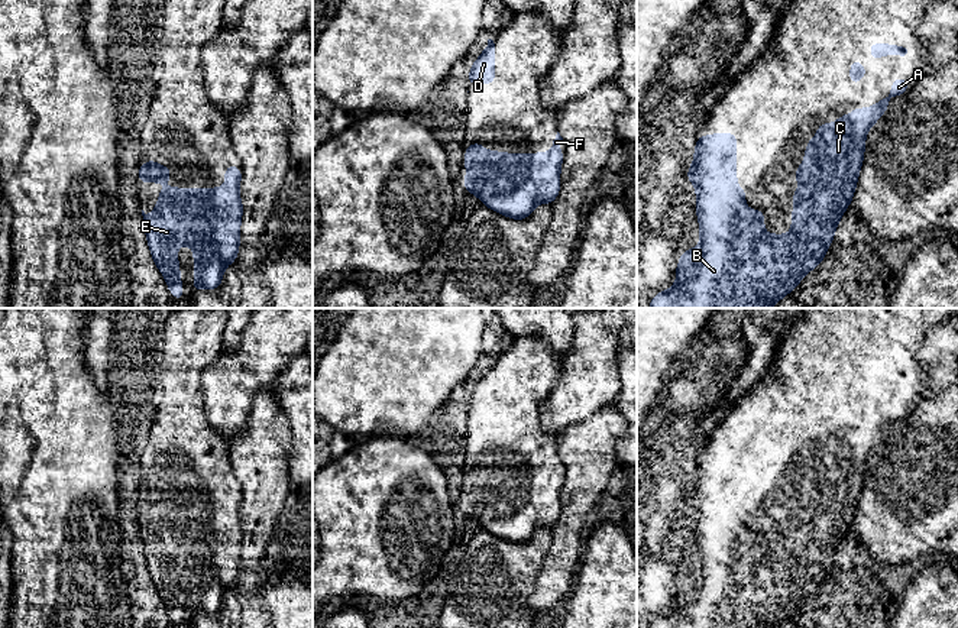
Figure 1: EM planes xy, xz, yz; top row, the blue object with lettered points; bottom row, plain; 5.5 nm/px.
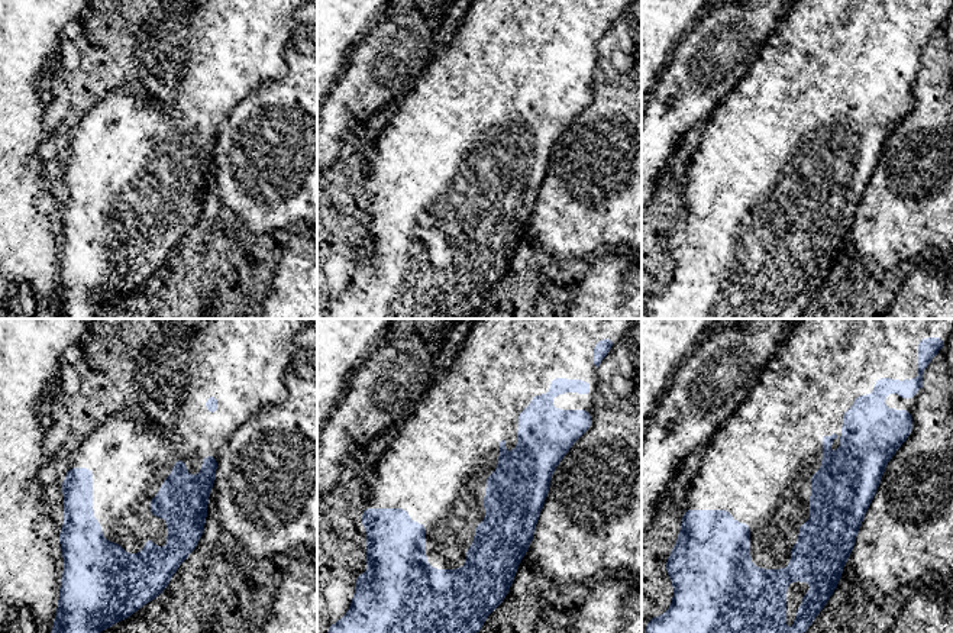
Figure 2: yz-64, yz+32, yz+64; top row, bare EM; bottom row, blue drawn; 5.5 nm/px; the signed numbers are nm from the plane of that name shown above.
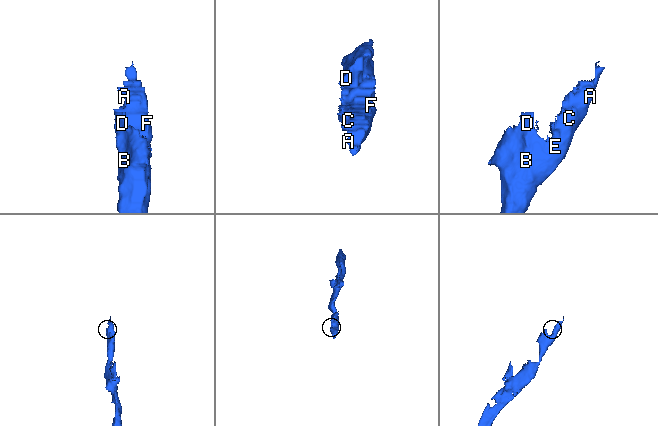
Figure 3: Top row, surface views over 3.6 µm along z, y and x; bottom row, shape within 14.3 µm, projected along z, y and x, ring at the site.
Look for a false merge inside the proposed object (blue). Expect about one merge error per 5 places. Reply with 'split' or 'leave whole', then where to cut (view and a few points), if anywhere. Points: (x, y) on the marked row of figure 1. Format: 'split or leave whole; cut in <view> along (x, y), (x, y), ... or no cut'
leave whole; no cut

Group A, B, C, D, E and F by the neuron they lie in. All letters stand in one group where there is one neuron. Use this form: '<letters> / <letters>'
A B C D E F

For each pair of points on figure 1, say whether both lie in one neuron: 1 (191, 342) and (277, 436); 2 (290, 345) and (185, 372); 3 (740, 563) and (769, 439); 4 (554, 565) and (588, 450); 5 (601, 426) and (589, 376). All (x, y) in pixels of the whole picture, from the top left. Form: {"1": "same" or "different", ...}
{"1": "different", "2": "different", "3": "same", "4": "same", "5": "different"}

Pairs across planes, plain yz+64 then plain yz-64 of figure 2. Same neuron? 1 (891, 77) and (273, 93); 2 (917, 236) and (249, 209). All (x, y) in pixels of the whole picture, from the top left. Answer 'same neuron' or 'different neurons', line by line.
1: different neurons
2: same neuron

